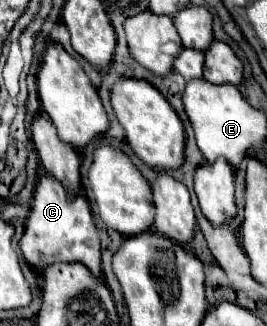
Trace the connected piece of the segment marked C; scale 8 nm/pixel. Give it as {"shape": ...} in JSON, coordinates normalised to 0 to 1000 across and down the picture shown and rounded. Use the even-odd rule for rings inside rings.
{"shape":[[[157,537],[142,555],[97,702],[75,733],[75,764],[97,801],[142,831],[195,807],[307,807],[345,844],[360,844],[367,856],[382,850],[375,727],[322,610],[300,598],[262,604],[247,580],[187,537]]]}

